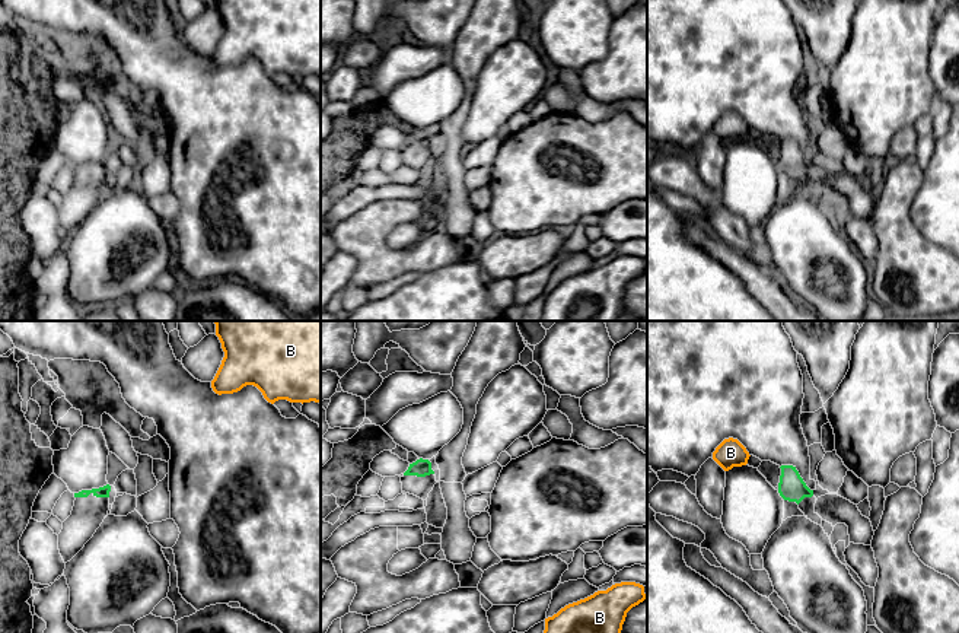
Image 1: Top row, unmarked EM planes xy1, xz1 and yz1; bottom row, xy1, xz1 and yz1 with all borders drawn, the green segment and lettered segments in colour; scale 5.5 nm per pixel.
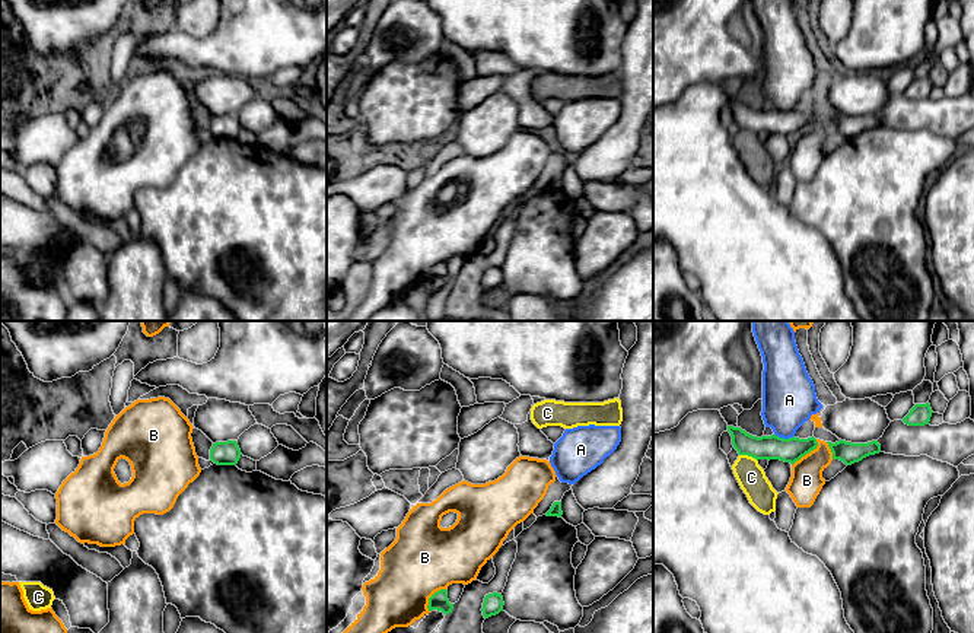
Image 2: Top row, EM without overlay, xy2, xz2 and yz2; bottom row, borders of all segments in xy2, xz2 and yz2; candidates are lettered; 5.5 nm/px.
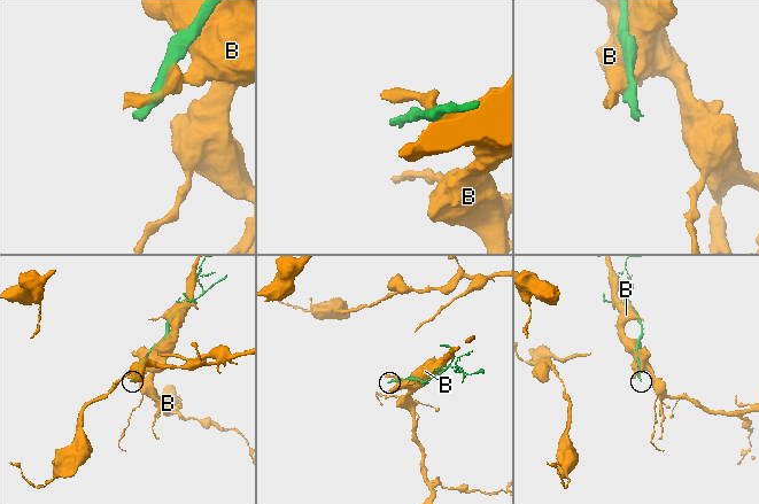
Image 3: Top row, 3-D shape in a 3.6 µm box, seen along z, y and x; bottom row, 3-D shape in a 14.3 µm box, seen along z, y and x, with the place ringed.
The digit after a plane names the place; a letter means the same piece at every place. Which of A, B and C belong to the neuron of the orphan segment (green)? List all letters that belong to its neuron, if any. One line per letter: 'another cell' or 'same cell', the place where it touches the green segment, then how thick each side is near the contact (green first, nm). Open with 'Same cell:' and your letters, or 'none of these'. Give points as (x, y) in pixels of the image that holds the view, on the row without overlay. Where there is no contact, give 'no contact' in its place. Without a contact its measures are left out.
Same cell: none of these
A: another cell; contact yz2 (785, 113); calibres 140 and 300 nm
B: another cell; contact yz2 (807, 126); calibres 140 and 180 nm
C: another cell; contact yz2 (748, 129); calibres 140 and 160 nm

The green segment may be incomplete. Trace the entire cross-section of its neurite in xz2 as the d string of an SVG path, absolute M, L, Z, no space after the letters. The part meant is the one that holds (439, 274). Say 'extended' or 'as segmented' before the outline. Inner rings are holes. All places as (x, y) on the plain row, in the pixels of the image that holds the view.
as segmented | M440 263L440 264L435 265L429 271L427 281L429 281L429 284L437 283L437 284L442 284L443 287L452 286L453 277L451 277L449 273L448 273L448 264L446 263Z

